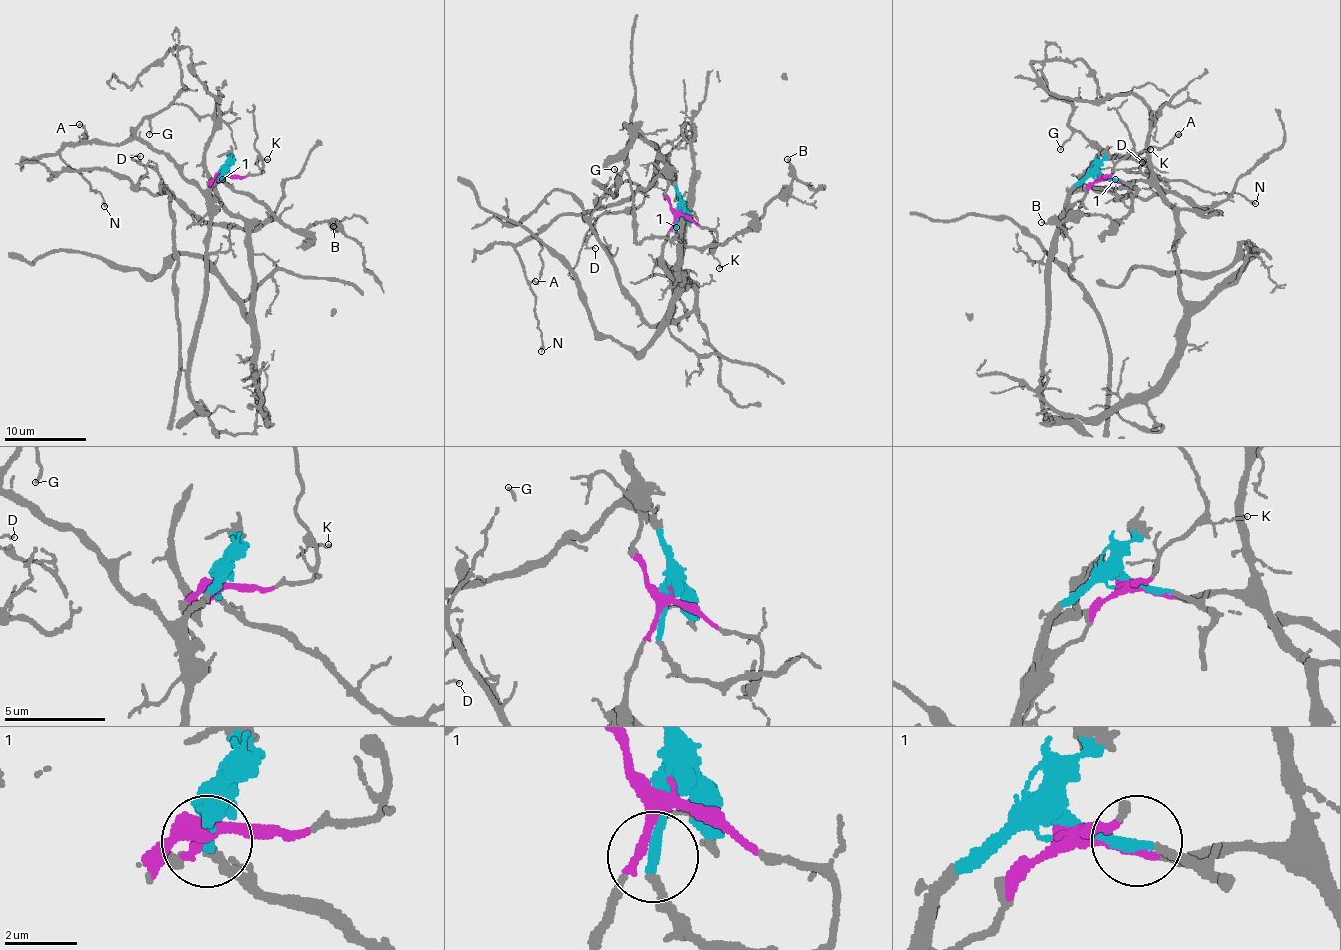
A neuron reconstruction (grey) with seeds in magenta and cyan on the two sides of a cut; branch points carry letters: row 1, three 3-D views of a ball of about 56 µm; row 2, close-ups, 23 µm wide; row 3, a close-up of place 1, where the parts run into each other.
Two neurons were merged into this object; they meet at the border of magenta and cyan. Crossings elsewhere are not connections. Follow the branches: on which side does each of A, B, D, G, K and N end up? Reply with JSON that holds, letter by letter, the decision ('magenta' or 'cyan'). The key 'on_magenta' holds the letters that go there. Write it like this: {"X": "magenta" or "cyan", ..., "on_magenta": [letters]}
{"A": "cyan", "B": "cyan", "D": "magenta", "G": "cyan", "K": "magenta", "N": "cyan", "on_magenta": ["D", "K"]}

